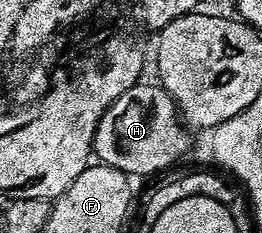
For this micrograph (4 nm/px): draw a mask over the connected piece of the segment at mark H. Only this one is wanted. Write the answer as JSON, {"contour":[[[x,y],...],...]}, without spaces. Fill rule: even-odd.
{"contour":[[[158,82],[136,83],[102,114],[92,150],[99,163],[122,170],[130,178],[152,176],[188,152],[193,133],[182,123],[176,101]]]}

